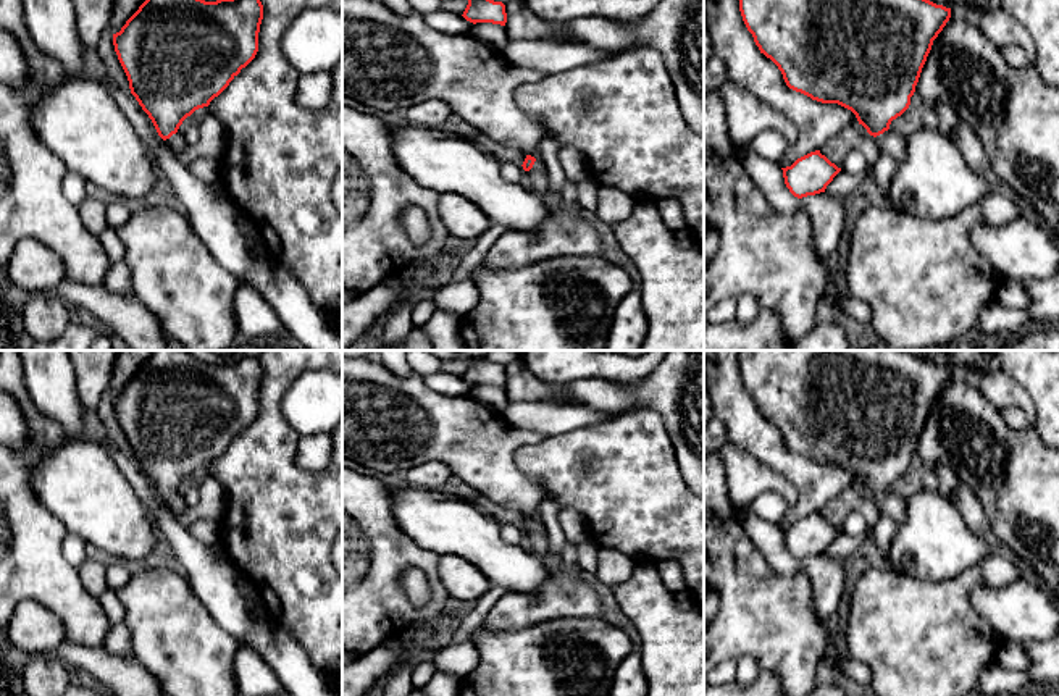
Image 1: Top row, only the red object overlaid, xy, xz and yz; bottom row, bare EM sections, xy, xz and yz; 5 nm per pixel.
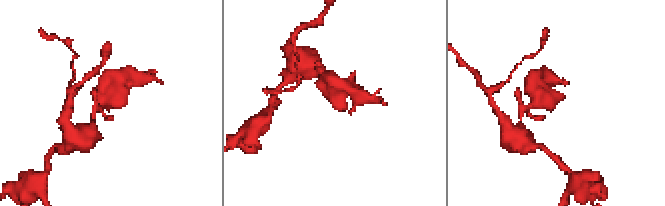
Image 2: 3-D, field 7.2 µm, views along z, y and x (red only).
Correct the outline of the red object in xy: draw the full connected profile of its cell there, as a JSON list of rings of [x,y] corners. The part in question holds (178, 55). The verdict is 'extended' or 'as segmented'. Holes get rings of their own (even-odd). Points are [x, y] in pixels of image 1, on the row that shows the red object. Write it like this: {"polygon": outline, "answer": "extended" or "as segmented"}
{"polygon": [[[145,0],[113,34],[131,94],[173,152],[187,147],[179,131],[195,110],[208,107],[258,52],[260,0]]], "answer": "extended"}

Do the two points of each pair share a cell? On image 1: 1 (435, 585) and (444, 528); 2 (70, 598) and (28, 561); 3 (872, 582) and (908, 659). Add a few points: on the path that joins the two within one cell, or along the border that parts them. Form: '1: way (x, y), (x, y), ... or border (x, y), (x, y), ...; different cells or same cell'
1: border (406, 533), (438, 556); different cells
2: way (60, 590), (37, 570); same cell
3: way (880, 601), (908, 633), (908, 640); same cell

